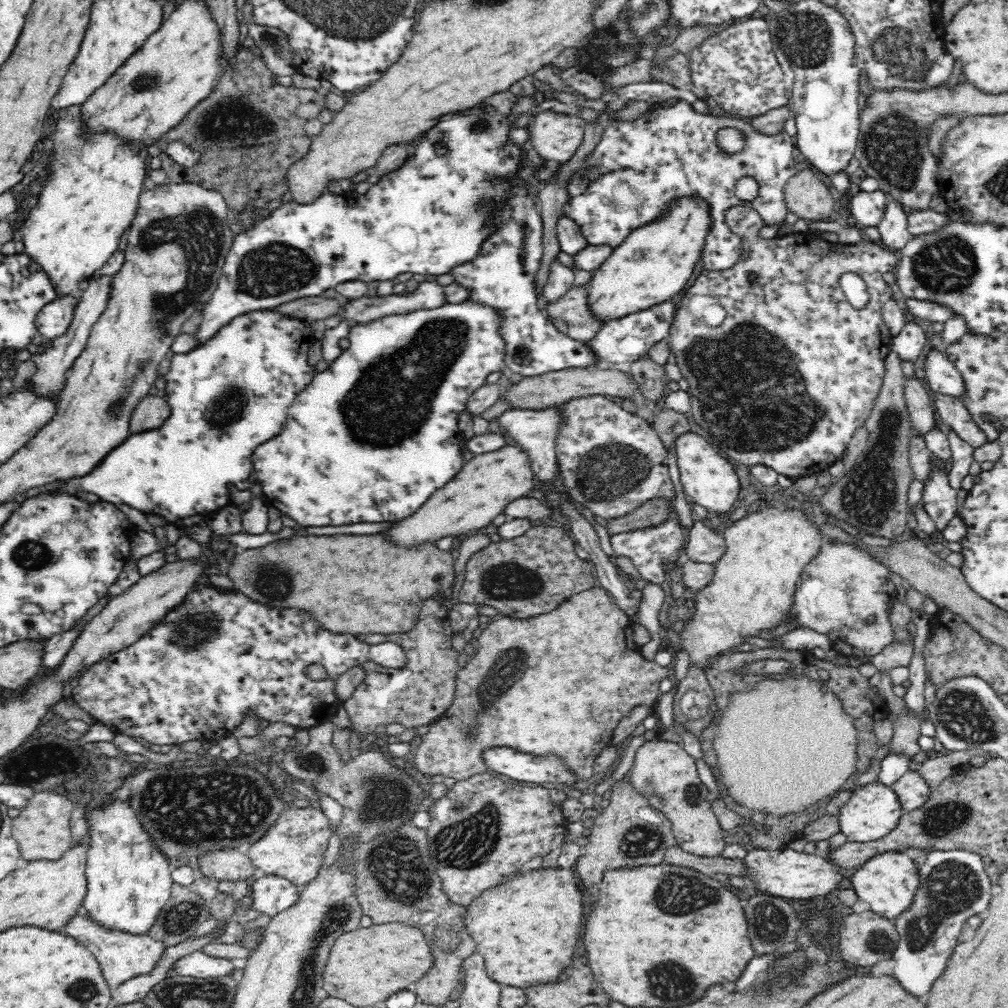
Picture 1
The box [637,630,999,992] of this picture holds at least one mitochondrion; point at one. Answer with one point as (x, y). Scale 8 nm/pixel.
(952, 887)

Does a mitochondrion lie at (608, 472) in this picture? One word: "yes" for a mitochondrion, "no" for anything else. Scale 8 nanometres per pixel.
yes

